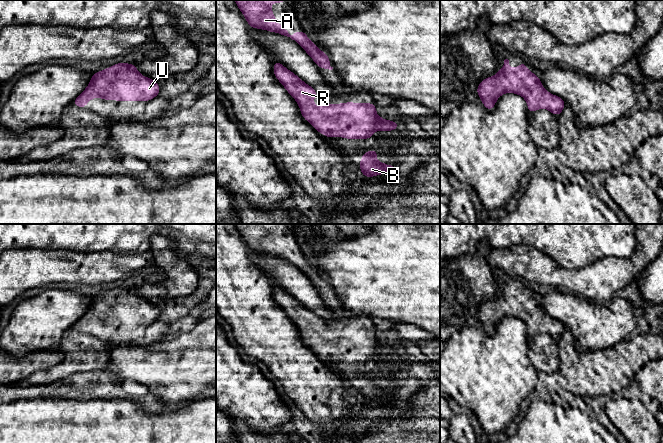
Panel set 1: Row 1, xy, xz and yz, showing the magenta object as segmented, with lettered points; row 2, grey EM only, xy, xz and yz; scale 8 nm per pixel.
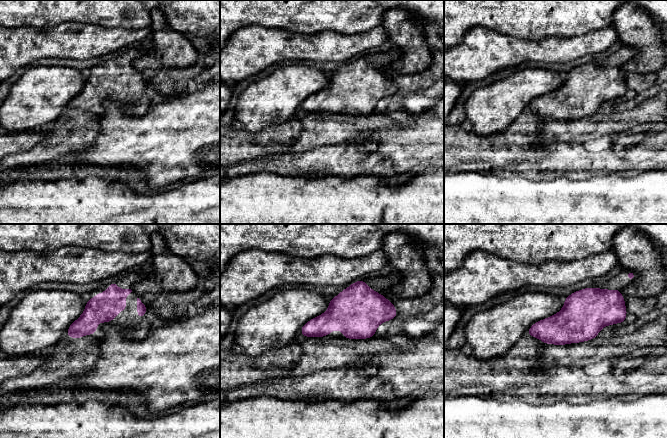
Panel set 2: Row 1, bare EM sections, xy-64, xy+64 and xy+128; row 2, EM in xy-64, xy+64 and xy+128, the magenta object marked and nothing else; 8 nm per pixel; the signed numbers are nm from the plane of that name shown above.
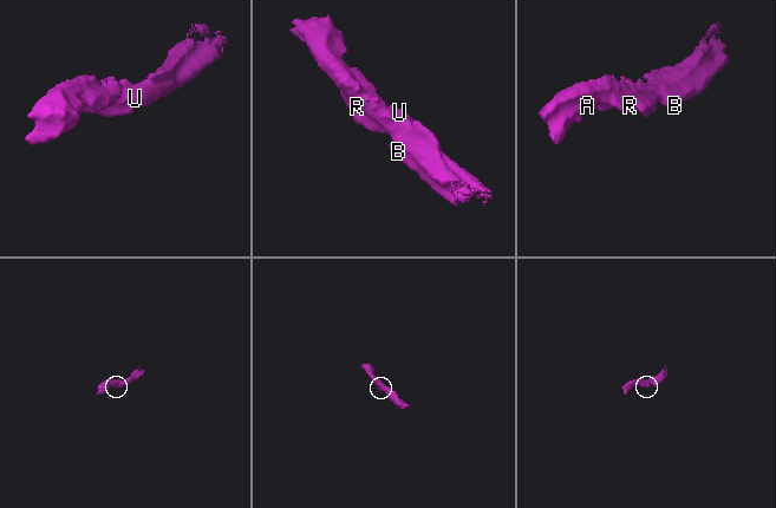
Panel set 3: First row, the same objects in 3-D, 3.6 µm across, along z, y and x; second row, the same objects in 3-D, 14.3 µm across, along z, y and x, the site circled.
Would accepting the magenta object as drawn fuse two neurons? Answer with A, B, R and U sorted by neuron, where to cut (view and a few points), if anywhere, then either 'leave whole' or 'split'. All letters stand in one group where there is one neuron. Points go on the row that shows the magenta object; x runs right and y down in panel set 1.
groups A B R U; cut none; leave whole

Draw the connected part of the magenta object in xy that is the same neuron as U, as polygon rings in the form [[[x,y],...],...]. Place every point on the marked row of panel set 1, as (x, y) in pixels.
[[[116,63],[112,67],[92,74],[91,81],[85,90],[73,100],[72,104],[79,108],[86,108],[90,99],[100,97],[105,101],[151,101],[159,96],[160,85],[149,76],[143,77],[134,63]]]

